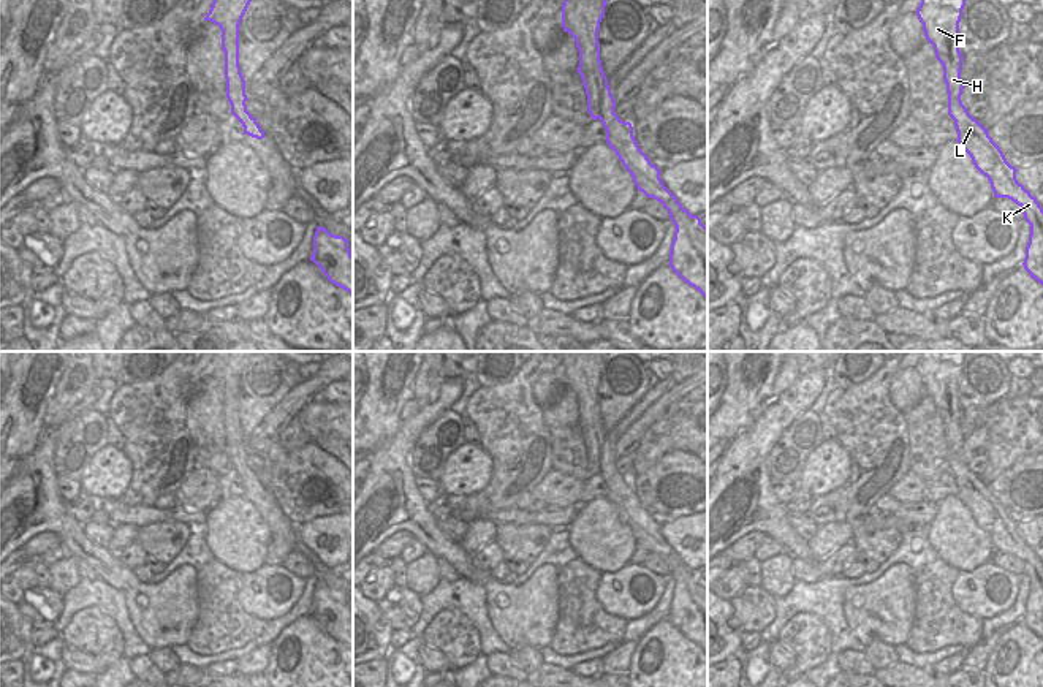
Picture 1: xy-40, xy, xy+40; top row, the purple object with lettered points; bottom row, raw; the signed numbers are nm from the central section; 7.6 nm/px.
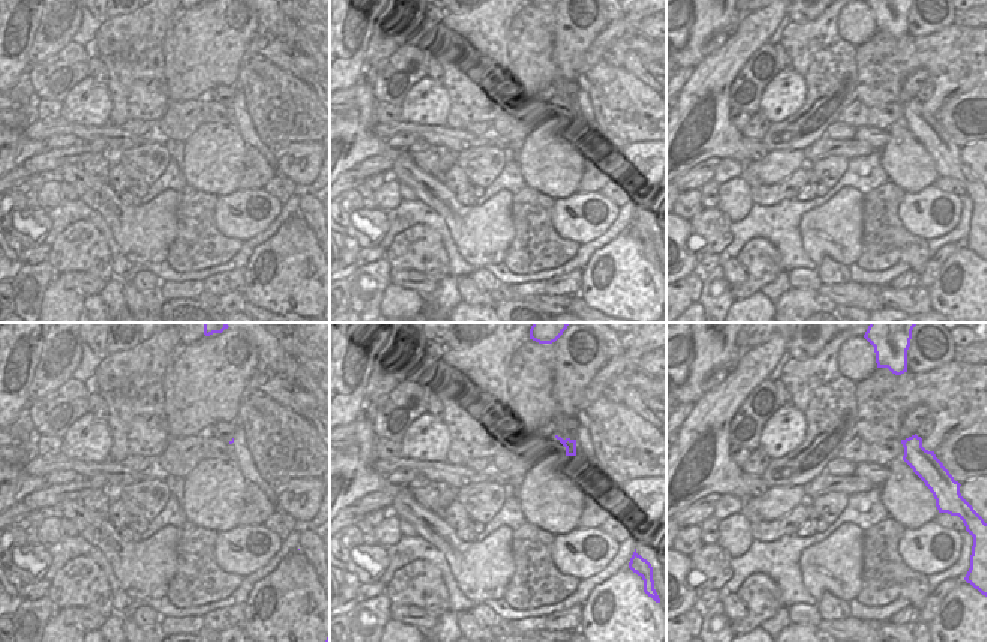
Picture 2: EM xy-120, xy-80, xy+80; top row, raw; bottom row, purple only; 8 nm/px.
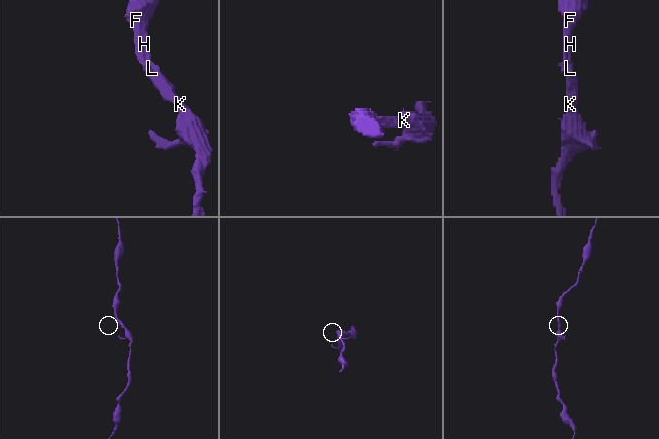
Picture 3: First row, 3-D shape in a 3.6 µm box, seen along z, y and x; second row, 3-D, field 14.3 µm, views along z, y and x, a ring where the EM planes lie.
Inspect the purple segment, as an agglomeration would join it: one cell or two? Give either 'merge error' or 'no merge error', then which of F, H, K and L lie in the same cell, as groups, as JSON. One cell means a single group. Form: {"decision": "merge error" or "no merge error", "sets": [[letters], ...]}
{"decision": "no merge error", "sets": [["F", "H", "K", "L"]]}

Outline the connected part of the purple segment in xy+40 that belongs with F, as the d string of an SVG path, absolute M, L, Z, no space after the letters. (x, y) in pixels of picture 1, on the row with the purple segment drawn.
M921 0L916 16L923 24L926 40L934 46L943 66L948 92L948 116L954 120L959 146L970 155L975 168L988 177L996 198L1016 203L1030 225L1024 269L1043 285L1043 207L1016 179L1000 147L992 141L977 119L961 101L965 82L961 78L962 54L959 51L959 22L965 0Z

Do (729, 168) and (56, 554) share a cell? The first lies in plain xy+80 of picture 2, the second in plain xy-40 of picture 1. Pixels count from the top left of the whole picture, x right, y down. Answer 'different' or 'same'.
same

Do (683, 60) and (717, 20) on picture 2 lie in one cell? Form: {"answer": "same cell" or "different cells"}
{"answer": "same cell"}

